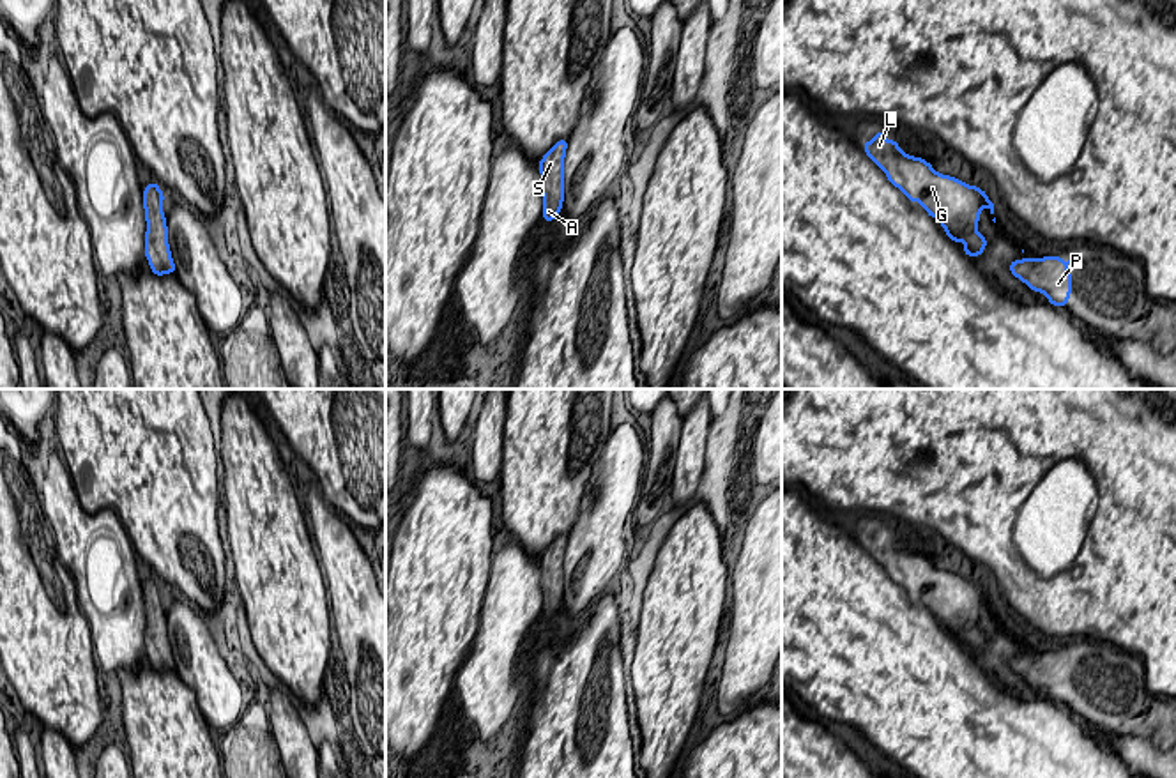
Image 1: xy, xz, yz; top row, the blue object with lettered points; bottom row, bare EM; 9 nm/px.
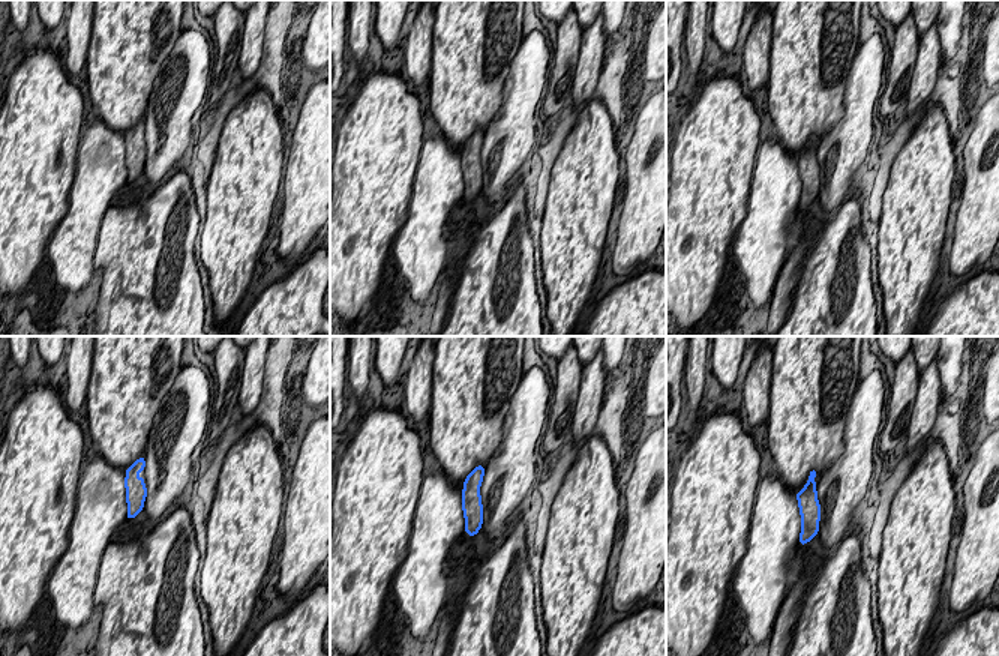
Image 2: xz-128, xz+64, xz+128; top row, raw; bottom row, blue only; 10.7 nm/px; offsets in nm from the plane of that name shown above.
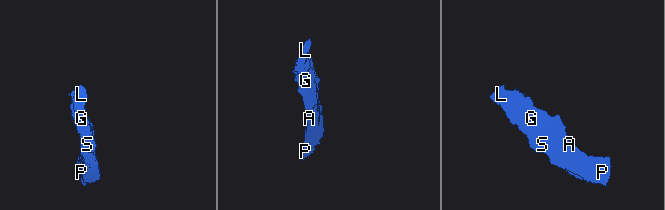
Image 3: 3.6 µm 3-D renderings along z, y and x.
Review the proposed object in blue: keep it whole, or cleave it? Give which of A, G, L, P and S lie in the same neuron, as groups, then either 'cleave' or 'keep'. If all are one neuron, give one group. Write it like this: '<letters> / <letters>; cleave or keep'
A G L P S; keep

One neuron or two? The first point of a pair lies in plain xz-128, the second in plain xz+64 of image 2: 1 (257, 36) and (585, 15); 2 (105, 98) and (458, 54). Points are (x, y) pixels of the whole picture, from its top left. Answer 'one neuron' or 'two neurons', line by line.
1: two neurons
2: one neuron

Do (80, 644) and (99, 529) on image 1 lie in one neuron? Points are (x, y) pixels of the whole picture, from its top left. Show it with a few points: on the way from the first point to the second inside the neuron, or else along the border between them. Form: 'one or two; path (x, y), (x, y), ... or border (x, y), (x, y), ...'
two; border (87, 623), (91, 633)

